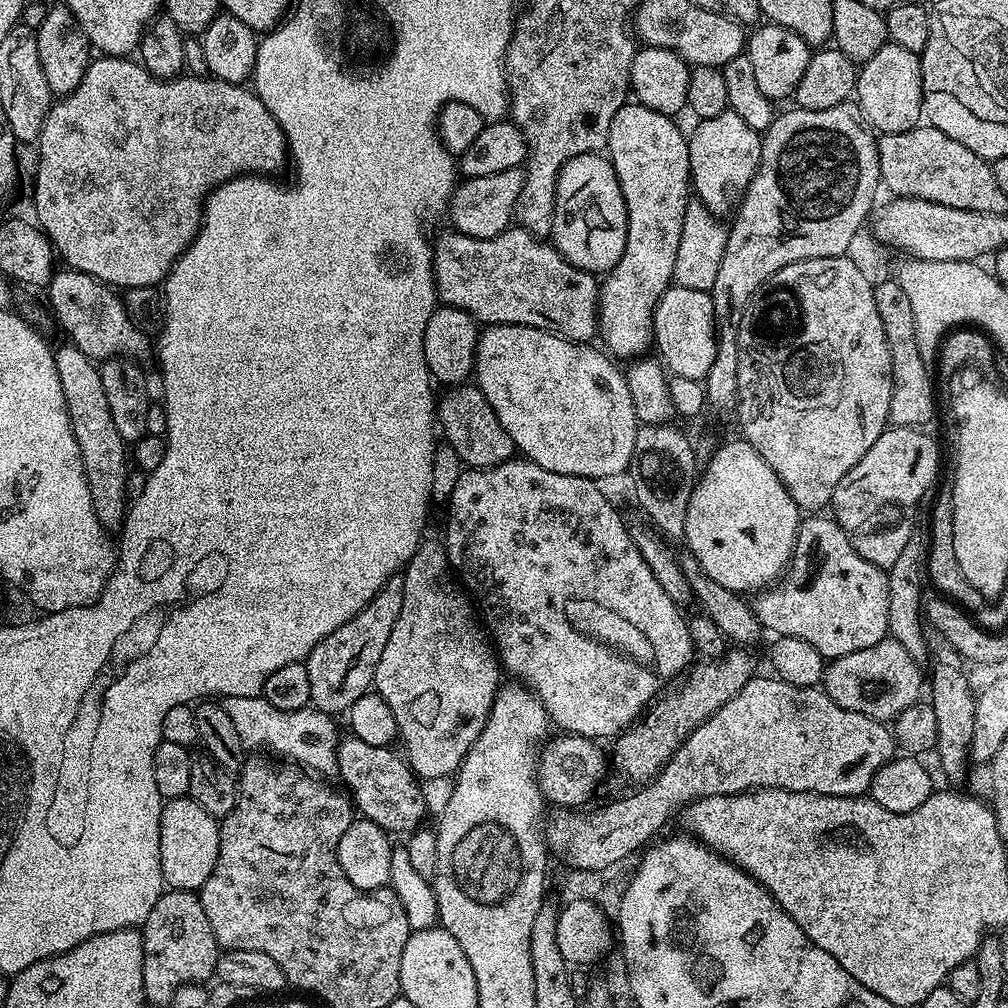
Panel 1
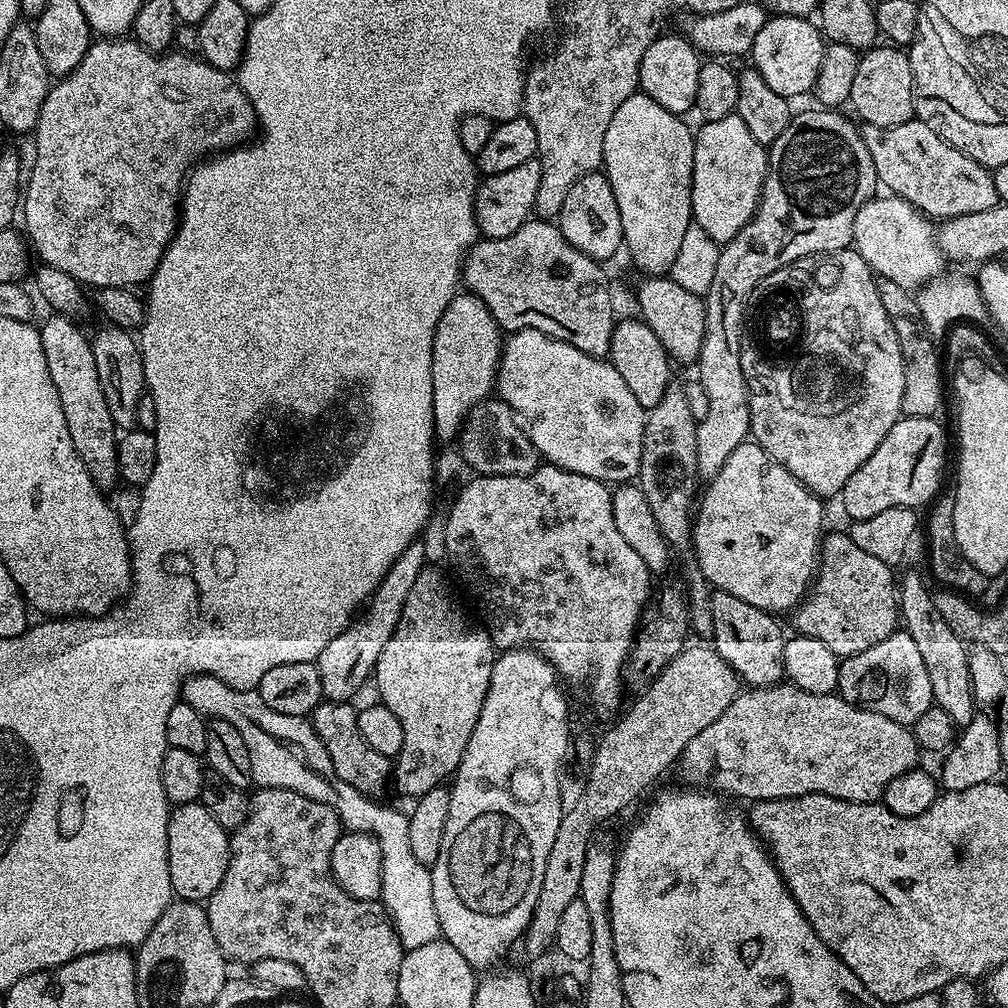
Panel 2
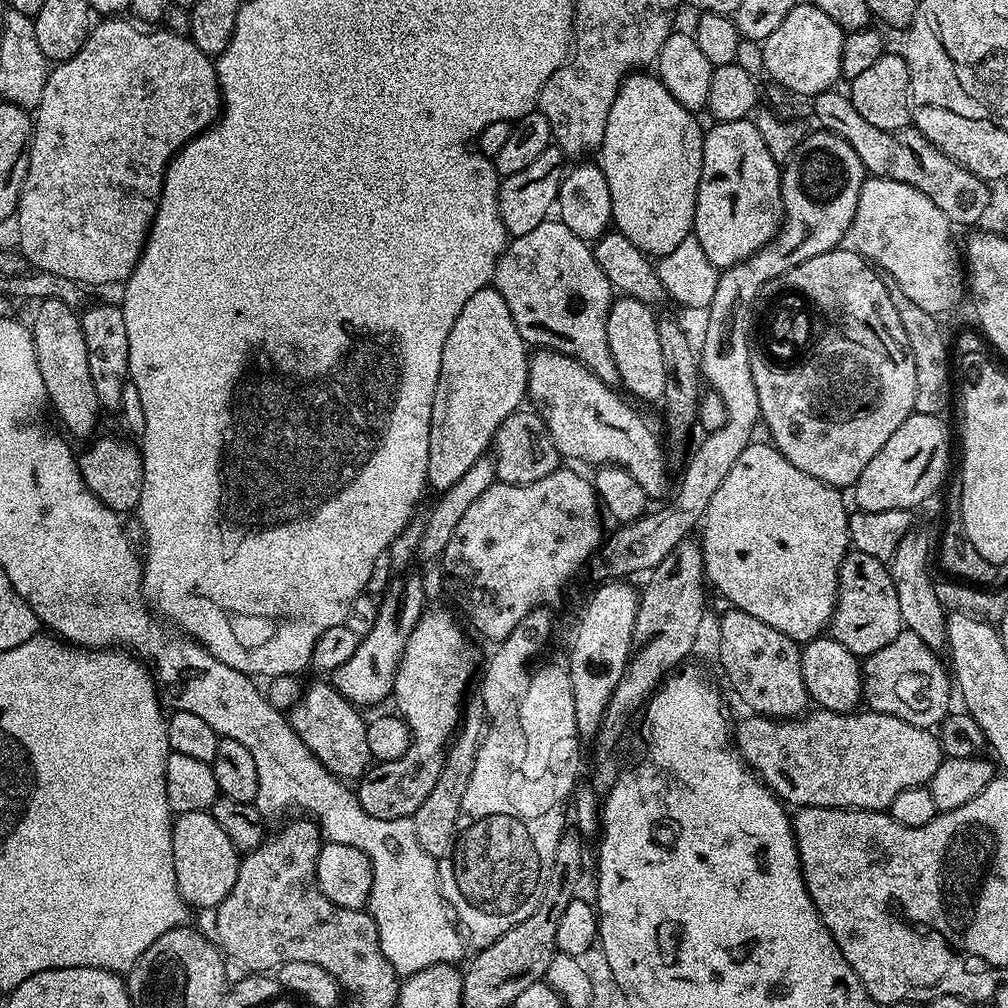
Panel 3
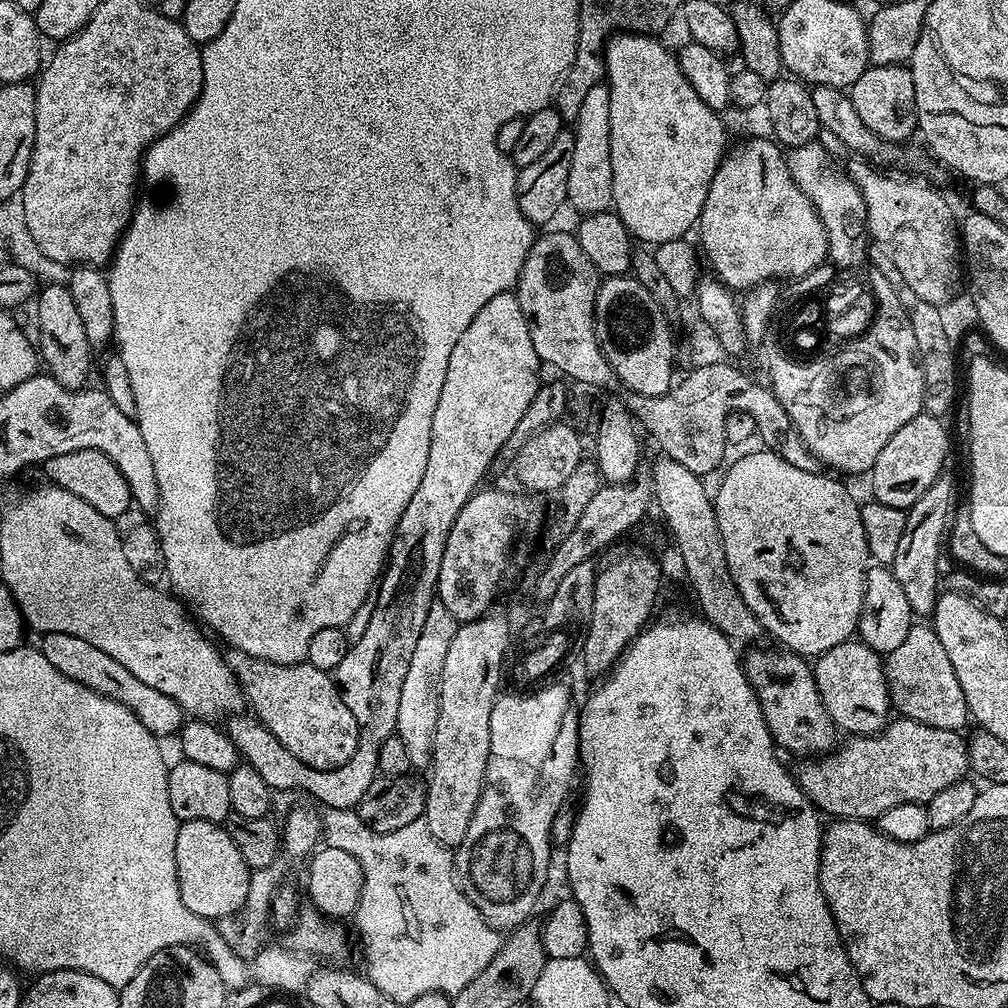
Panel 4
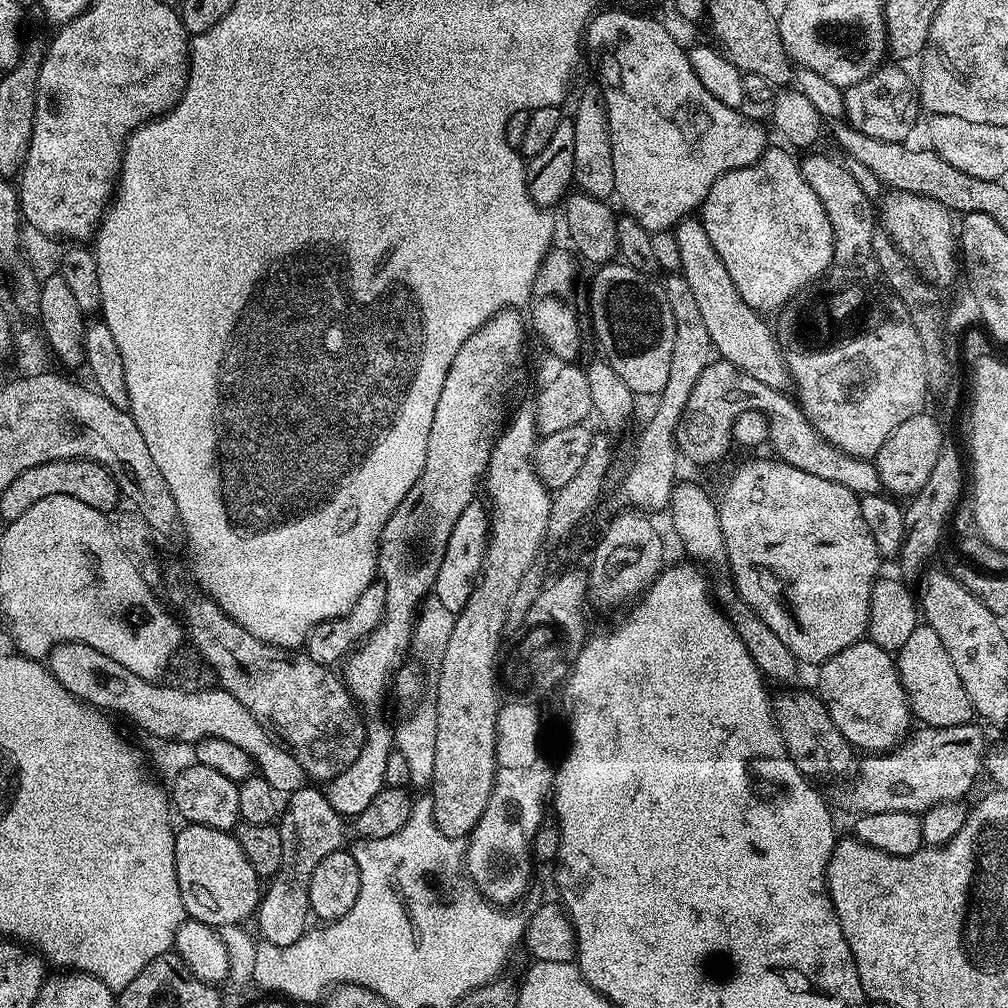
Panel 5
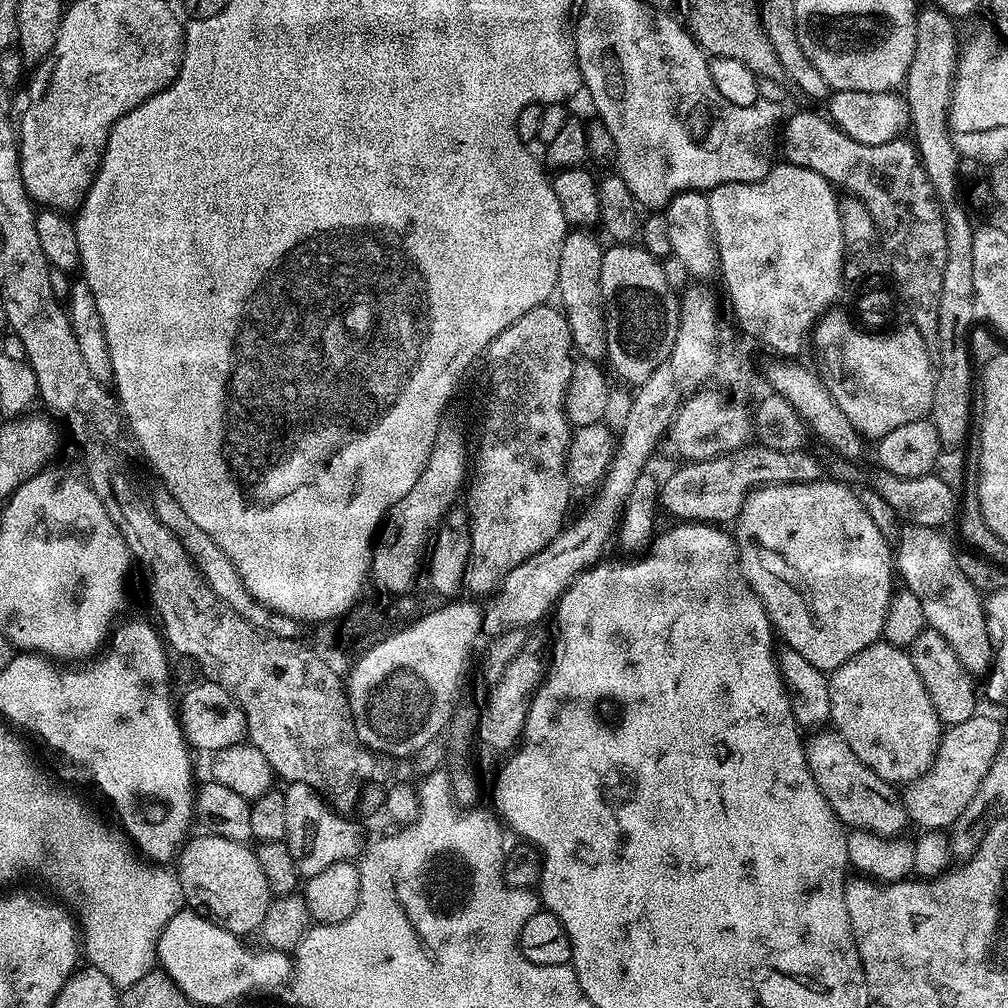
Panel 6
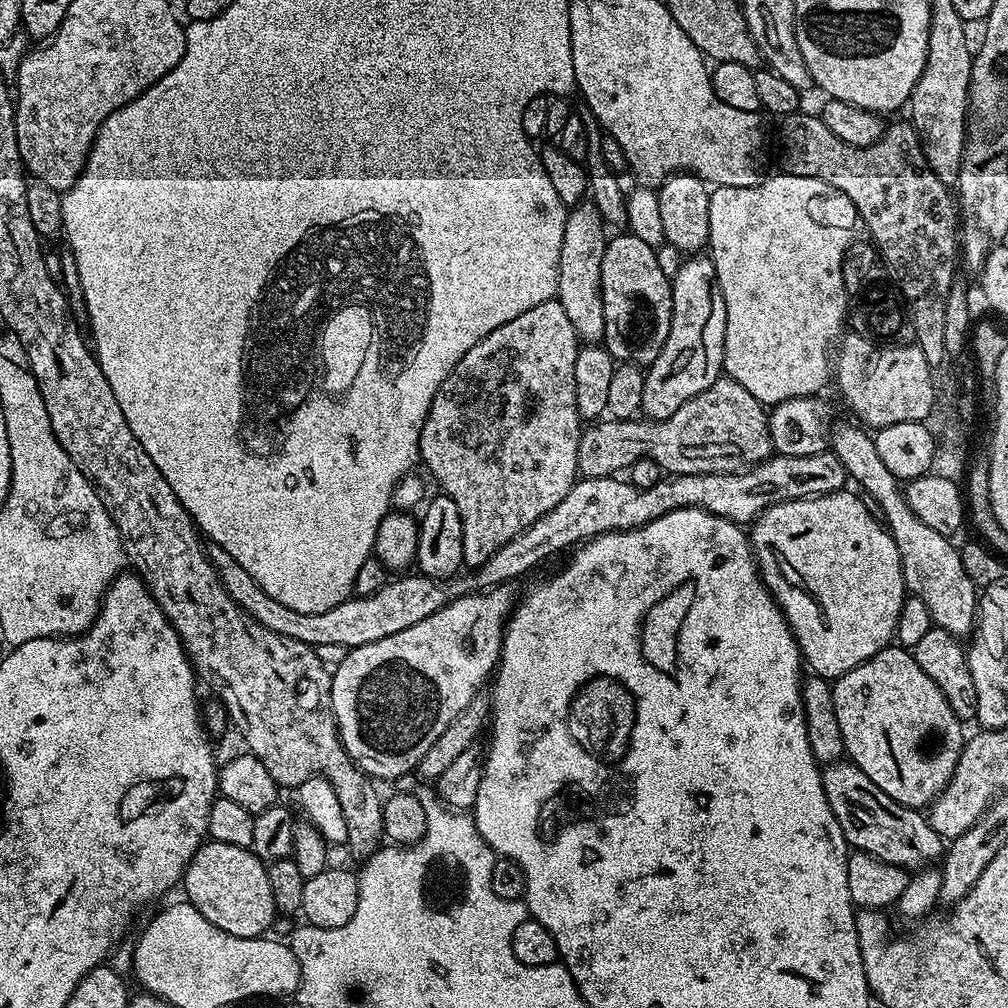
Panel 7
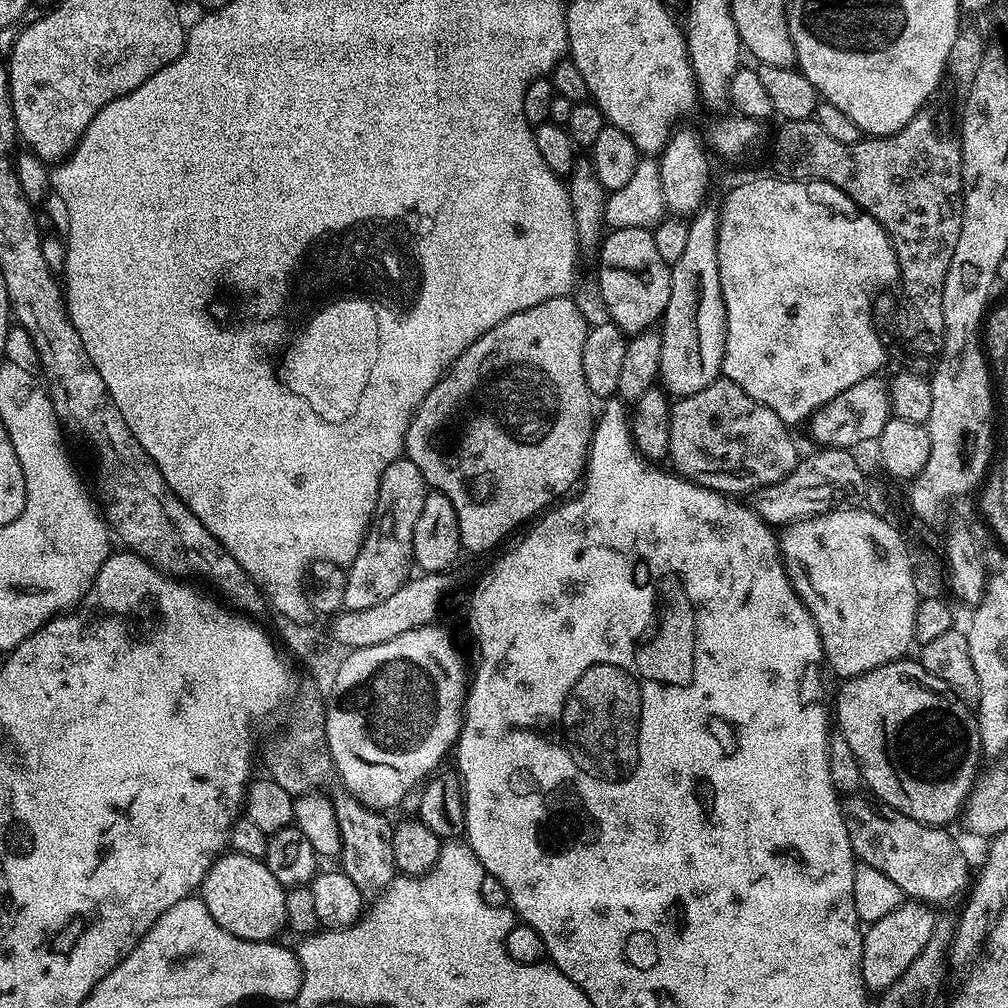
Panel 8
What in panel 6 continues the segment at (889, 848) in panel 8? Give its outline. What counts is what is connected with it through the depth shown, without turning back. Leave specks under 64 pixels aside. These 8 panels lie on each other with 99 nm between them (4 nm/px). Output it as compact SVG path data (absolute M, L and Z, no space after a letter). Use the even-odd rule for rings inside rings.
M816 730L807 737L804 746L804 757L808 763L814 782L818 782L818 790L830 802L834 814L841 824L849 829L865 828L869 832L883 836L903 833L904 827L909 827L910 821L901 793L888 781L878 778L870 766L866 766L850 750L847 742L835 730Z

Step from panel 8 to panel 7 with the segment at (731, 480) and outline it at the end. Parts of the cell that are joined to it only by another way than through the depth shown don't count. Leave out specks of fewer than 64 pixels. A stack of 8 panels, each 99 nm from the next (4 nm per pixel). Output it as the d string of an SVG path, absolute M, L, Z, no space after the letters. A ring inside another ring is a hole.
M721 378L716 380L707 388L702 390L702 394L698 394L694 398L690 398L682 406L678 406L678 410L674 410L674 414L670 414L670 418L649 422L644 418L604 418L599 422L592 422L587 425L580 433L580 441L578 442L578 472L581 477L585 476L616 476L628 470L636 460L641 457L650 457L658 464L660 469L665 473L681 476L682 474L718 474L719 472L743 472L751 470L757 464L768 459L773 455L772 439L770 438L770 426L768 425L768 412L765 405L758 402L758 398L754 398L754 394L750 394L750 390L746 390L746 386L742 386L738 382Z

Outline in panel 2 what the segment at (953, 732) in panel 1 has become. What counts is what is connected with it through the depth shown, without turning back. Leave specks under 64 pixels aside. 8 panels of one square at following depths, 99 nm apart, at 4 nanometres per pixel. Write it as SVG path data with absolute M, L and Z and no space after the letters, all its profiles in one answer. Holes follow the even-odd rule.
M910 572L904 578L902 576L898 584L898 616L902 621L903 631L914 638L914 643L922 653L926 674L930 677L935 707L946 710L957 729L963 730L978 712L978 701L970 682L969 649L958 638L958 634L954 634L950 626L946 626L942 614L938 614L938 606L934 606L932 594L933 589L927 588L918 573Z

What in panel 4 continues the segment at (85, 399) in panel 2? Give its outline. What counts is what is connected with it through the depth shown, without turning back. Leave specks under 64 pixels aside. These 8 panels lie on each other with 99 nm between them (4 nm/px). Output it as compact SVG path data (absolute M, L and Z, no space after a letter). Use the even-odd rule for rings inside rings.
M47 283L36 296L36 316L38 318L38 350L41 361L46 362L47 373L67 389L77 390L87 385L90 372L92 349L82 318L75 309L74 300L65 283Z

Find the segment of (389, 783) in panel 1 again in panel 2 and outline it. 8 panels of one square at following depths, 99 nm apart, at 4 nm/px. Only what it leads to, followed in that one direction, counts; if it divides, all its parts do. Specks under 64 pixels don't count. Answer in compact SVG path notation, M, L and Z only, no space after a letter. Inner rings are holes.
M321 702L313 709L310 719L318 738L326 746L330 758L334 762L332 770L335 776L342 778L342 782L348 782L354 790L365 794L376 794L384 783L389 783L394 772L394 764L389 757L378 754L378 750L373 750L366 746L366 742L360 736L358 730L357 709L351 708L351 703L329 703Z

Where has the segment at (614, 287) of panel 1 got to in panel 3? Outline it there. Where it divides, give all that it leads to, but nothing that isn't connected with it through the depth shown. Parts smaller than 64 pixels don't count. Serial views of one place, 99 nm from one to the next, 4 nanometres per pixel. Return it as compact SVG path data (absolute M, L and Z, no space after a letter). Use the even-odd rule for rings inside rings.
M629 74L625 76L624 84L618 90L618 94L614 98L614 106L610 106L610 114L606 118L606 134L598 149L598 163L602 174L606 178L606 186L610 186L612 224L615 231L621 232L626 238L630 238L630 242L634 242L634 246L638 246L638 250L642 250L645 256L659 258L670 254L670 250L676 249L682 242L682 238L693 235L692 223L694 223L694 214L696 213L698 182L702 178L702 148L704 146L705 129L703 127L700 128L699 122L696 121L699 119L694 113L686 110L682 106L682 102L678 102L674 98L674 94L670 94L670 90L666 90L666 86L659 76L655 74L644 75L648 74Z

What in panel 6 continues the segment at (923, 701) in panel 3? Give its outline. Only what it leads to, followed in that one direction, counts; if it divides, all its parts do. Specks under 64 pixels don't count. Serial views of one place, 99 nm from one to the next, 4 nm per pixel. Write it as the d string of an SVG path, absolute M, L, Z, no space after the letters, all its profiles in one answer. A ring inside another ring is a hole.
M927 626L914 638L914 642L907 648L910 662L914 664L914 670L918 670L918 678L922 680L922 686L926 688L926 694L930 696L930 702L941 725L951 726L958 722L966 722L966 718L977 715L976 688L973 677L958 662L958 654L950 647L950 642L938 634L938 630Z

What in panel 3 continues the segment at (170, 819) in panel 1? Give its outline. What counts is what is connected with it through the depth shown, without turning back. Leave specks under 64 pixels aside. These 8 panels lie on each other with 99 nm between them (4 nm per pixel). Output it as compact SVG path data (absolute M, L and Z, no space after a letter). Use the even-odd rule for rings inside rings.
M211 811L181 812L172 822L174 846L174 874L176 885L185 905L215 909L234 890L234 878L238 878L241 857L236 847L226 838L222 826L214 822Z

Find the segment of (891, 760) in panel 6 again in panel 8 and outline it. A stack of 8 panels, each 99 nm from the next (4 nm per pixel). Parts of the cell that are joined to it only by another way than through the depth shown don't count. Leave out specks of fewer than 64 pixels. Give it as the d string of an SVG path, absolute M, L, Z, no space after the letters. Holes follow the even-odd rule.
M901 658L894 662L886 662L882 666L878 666L874 670L870 670L861 676L849 676L843 681L844 684L840 688L840 693L836 696L836 708L834 704L834 720L840 723L838 728L839 735L846 738L846 742L850 742L850 750L854 750L854 758L858 758L858 766L863 783L868 784L867 791L881 805L898 810L902 814L906 814L910 818L914 818L923 824L935 824L937 826L951 825L951 820L961 813L964 801L968 798L968 793L972 790L972 785L976 782L978 775L978 767L976 763L982 759L982 751L979 740L979 726L977 717L974 715L973 709L969 705L964 704L953 694L950 686L946 686L946 682L942 682L942 678L934 678L934 674L930 674L930 670L926 670L920 665L919 659Z

